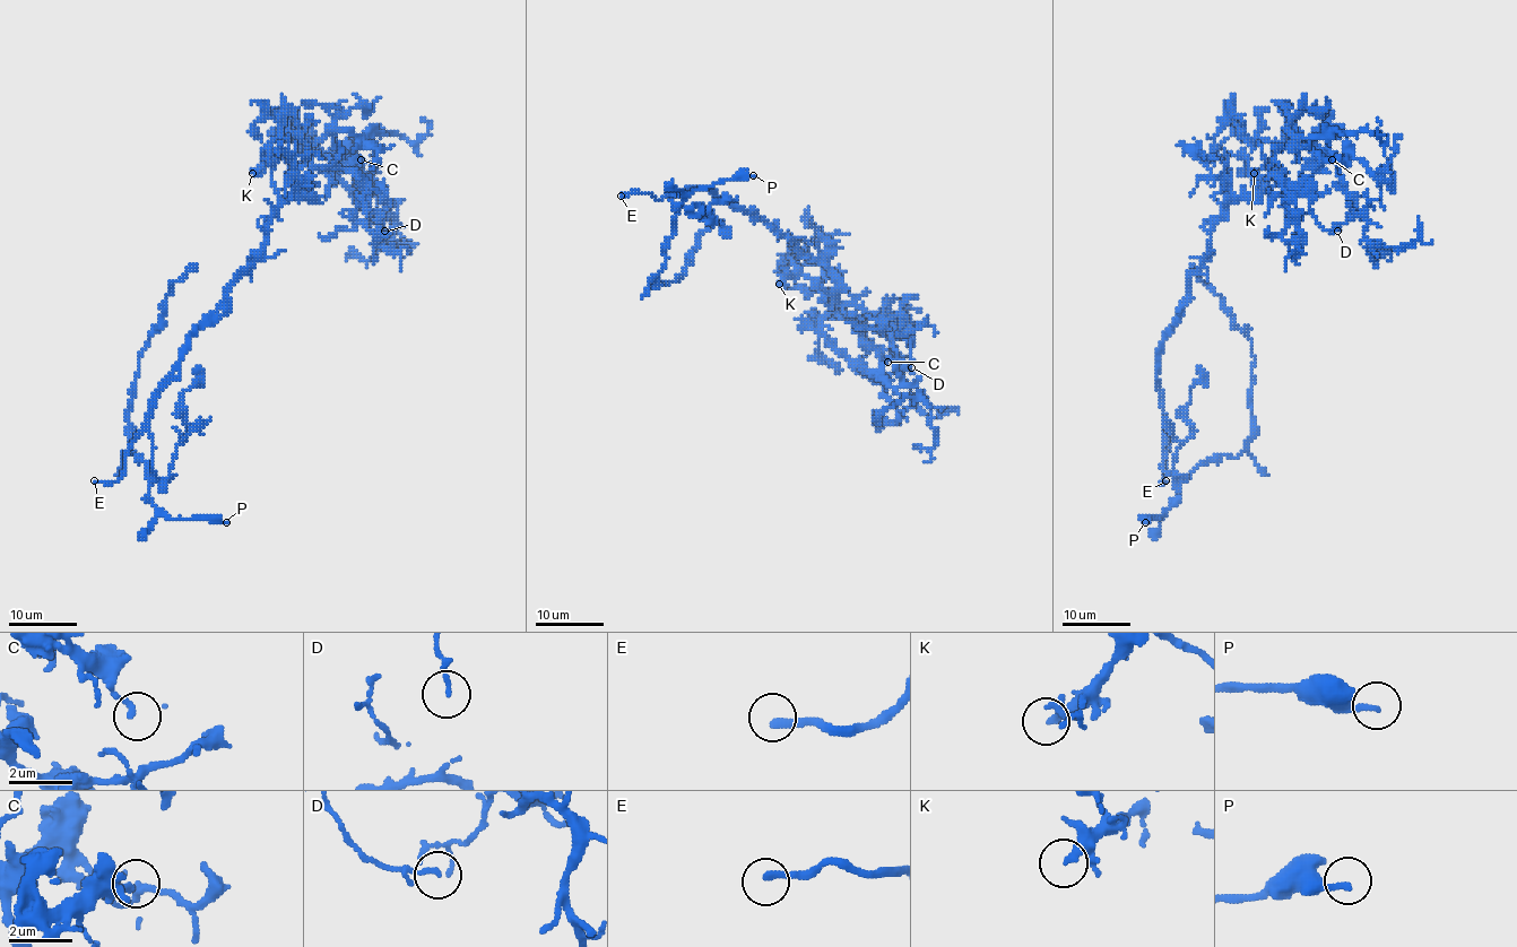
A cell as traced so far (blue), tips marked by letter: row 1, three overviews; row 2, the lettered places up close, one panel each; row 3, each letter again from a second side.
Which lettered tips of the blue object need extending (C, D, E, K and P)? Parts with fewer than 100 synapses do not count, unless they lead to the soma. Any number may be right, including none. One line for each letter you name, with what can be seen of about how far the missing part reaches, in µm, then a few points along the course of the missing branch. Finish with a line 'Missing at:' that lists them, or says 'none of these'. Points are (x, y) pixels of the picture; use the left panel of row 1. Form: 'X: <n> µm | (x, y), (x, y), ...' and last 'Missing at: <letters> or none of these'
E: 80 µm
Missing at: E

